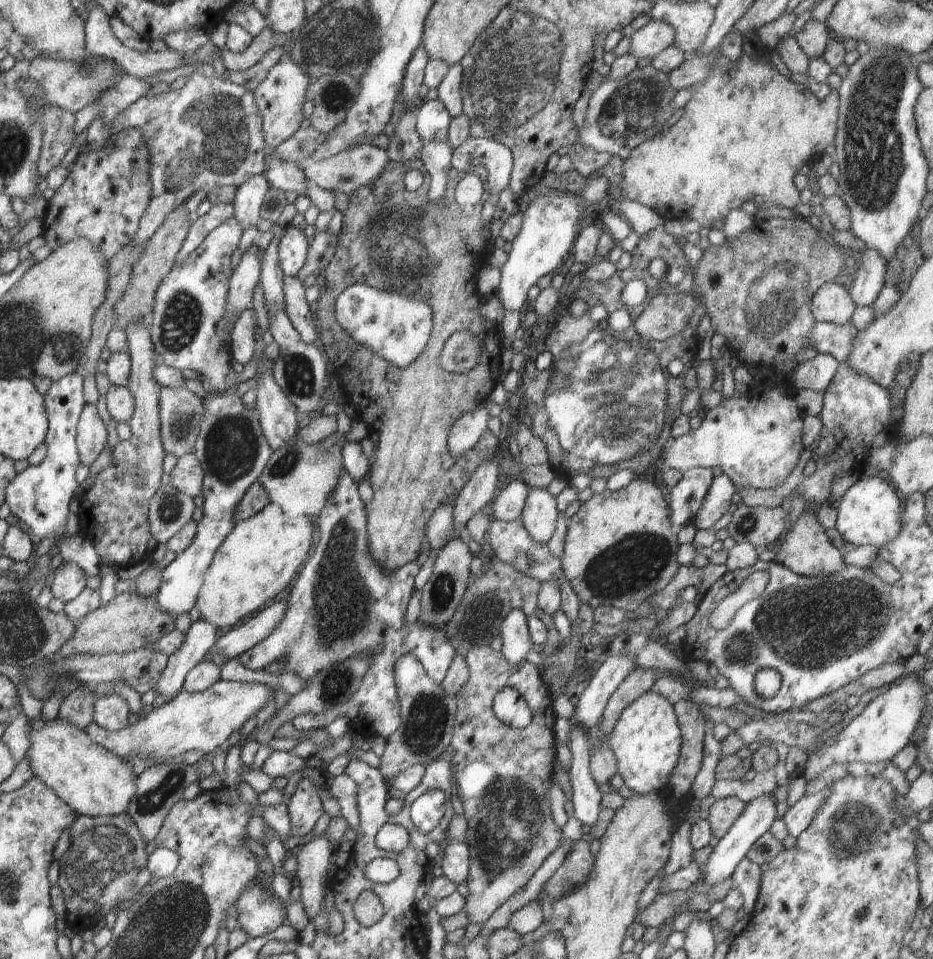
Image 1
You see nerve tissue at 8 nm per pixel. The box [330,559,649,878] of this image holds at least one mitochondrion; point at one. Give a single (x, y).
(510, 826)

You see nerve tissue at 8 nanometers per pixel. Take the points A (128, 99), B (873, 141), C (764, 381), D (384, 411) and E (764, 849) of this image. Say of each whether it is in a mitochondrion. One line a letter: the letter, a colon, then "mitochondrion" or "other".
A: other
B: mitochondrion
C: other
D: other
E: other

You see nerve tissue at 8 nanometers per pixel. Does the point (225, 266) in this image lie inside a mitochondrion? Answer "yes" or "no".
no

